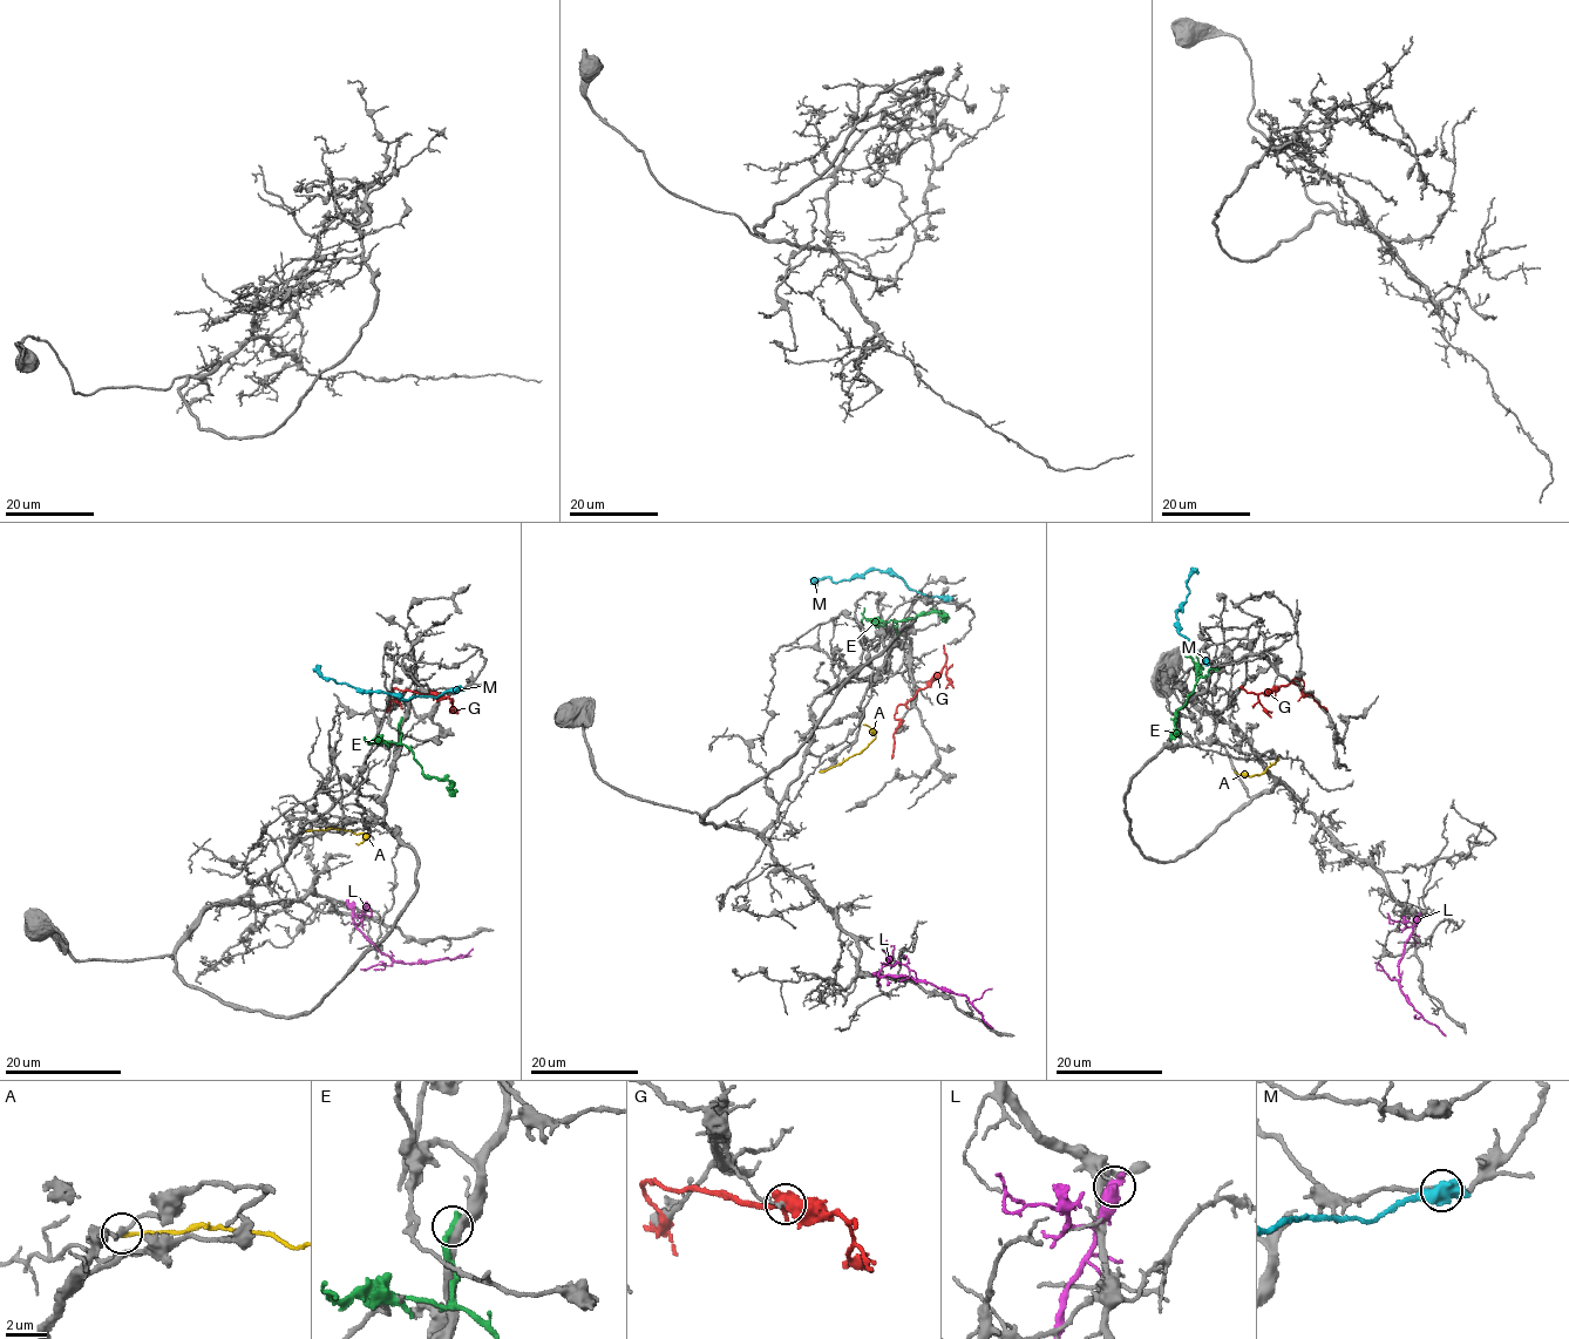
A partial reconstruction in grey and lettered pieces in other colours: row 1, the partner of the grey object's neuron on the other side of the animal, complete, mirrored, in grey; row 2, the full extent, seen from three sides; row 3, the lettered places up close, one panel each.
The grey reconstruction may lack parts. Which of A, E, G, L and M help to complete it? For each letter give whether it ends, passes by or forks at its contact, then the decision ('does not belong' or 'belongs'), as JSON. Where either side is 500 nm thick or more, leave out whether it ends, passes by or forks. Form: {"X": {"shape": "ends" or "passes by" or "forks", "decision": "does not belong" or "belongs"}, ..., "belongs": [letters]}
{"A": {"shape": "ends", "decision": "does not belong"}, "E": {"decision": "does not belong"}, "G": {"decision": "does not belong"}, "L": {"decision": "does not belong"}, "M": {"shape": "forks", "decision": "does not belong"}, "belongs": []}

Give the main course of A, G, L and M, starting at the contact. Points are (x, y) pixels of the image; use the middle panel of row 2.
A: (821, 772), (867, 747), (875, 736), (870, 728), (862, 725)
G: (930, 681), (896, 709), (894, 716), (900, 722), (894, 735), (891, 759)
L: (874, 974), (880, 978), (904, 976), (963, 994), (992, 1027)
M: (945, 602), (911, 591), (896, 576), (878, 570), (865, 570), (835, 582), (829, 578), (809, 578)

